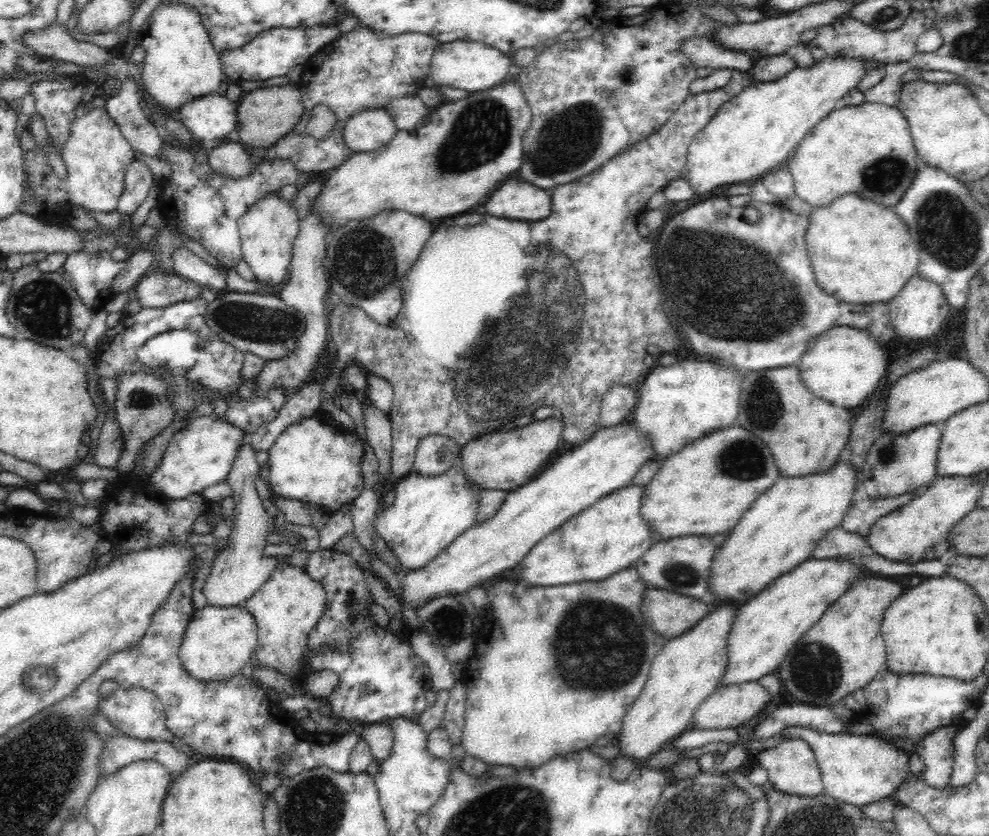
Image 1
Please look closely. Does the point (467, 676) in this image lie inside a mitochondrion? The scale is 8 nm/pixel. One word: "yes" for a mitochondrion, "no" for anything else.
no

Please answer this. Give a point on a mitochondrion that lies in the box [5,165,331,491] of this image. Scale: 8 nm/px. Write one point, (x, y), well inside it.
(43, 306)

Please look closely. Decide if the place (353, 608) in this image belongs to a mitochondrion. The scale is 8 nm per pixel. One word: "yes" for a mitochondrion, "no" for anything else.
yes

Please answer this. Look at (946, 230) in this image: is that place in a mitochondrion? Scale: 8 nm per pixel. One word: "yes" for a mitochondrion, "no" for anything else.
yes

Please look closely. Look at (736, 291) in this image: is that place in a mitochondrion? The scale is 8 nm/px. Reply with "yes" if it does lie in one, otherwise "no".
yes

